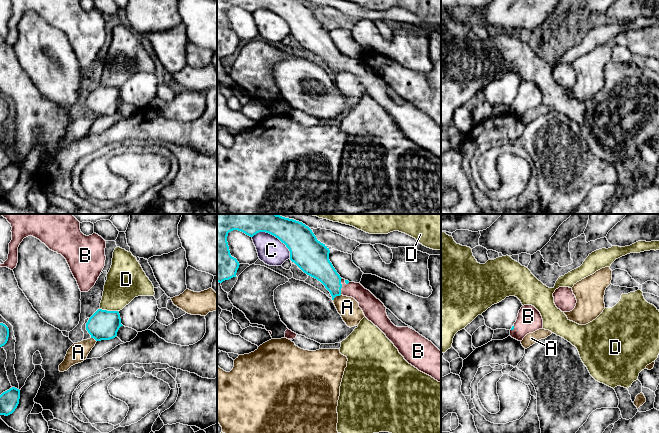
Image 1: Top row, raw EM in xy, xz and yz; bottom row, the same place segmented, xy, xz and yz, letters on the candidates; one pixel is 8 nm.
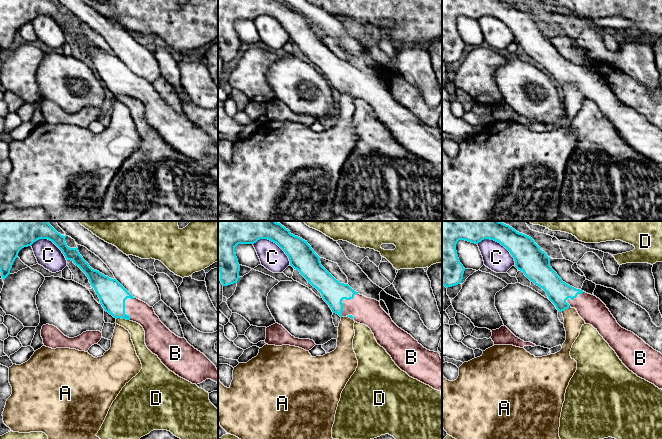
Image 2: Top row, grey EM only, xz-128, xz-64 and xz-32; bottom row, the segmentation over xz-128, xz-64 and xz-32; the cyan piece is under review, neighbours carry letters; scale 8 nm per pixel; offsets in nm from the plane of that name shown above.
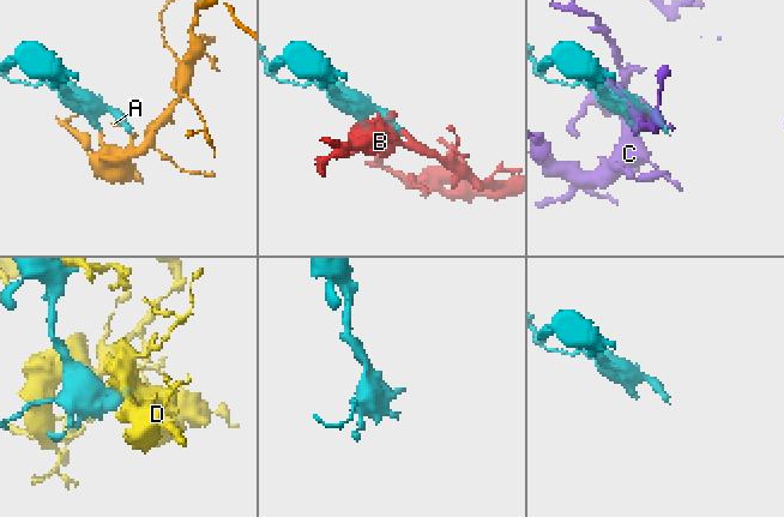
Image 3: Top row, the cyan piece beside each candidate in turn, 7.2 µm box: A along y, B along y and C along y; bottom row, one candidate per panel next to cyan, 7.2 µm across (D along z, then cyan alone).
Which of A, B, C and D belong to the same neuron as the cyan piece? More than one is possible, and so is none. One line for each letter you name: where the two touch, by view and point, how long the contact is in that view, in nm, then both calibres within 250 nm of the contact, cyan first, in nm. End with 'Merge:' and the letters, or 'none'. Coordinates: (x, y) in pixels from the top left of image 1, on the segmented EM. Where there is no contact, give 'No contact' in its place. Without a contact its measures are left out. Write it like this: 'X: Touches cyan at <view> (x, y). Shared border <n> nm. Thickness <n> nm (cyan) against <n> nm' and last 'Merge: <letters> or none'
B: Touches cyan at xz (341, 286). Shared border 140 nm. Thickness 200 nm (cyan) against 150 nm
Merge: B

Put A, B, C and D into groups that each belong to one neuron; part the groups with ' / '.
A / B / C / D

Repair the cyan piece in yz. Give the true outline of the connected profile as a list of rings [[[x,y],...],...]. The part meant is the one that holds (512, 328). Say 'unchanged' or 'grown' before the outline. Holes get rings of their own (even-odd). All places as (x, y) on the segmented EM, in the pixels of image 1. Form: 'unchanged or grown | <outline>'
grown | [[[524,305],[518,313],[518,317],[510,330],[510,336],[518,341],[539,329],[543,328],[543,319],[540,312],[532,305]]]

